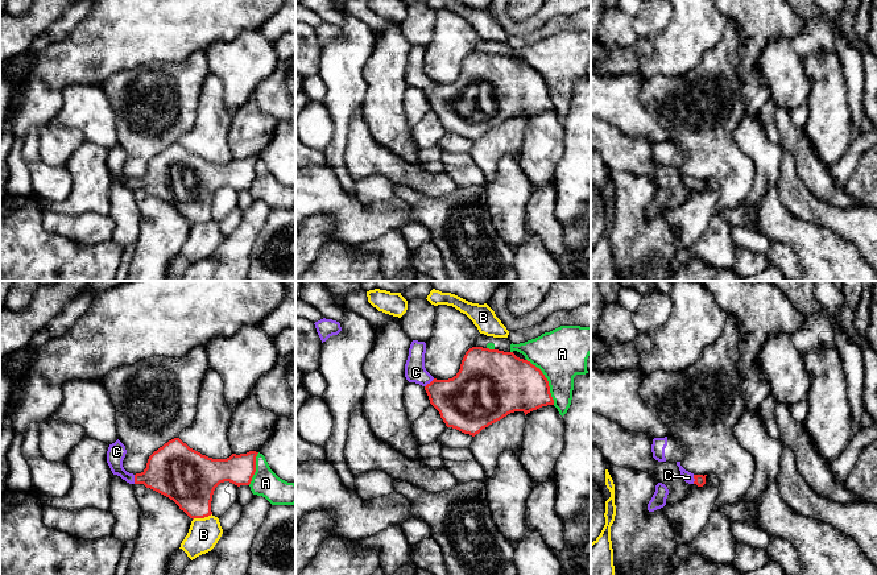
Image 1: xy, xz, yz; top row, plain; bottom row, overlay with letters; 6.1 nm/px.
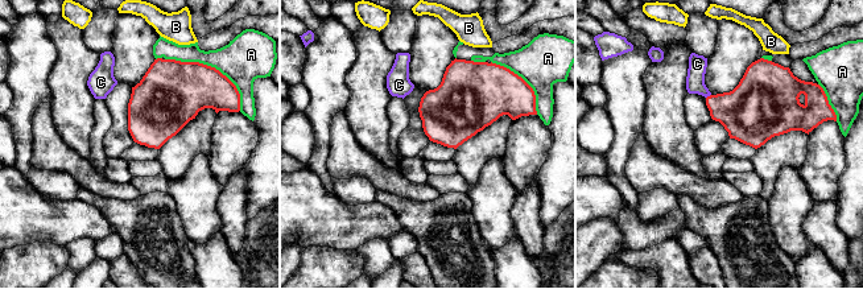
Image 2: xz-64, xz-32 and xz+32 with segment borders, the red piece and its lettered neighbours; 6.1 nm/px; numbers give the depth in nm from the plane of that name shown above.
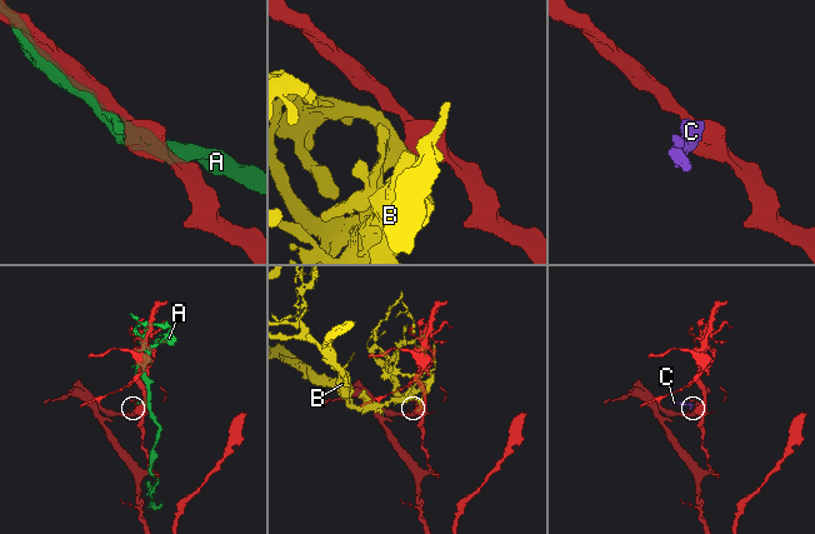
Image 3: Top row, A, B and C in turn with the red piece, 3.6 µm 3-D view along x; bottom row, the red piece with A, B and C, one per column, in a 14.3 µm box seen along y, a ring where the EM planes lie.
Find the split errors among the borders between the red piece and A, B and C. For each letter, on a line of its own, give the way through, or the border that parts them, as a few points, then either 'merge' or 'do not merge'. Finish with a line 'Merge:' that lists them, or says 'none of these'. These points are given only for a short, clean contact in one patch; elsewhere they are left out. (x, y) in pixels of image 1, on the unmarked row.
A: do not merge
B: do not merge
C: runs through xz (466, 107), (443, 99), (430, 87), (416, 77); merge
Merge: C

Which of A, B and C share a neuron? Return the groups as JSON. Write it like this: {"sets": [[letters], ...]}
{"sets": [["A"], ["B"], ["C"]]}

